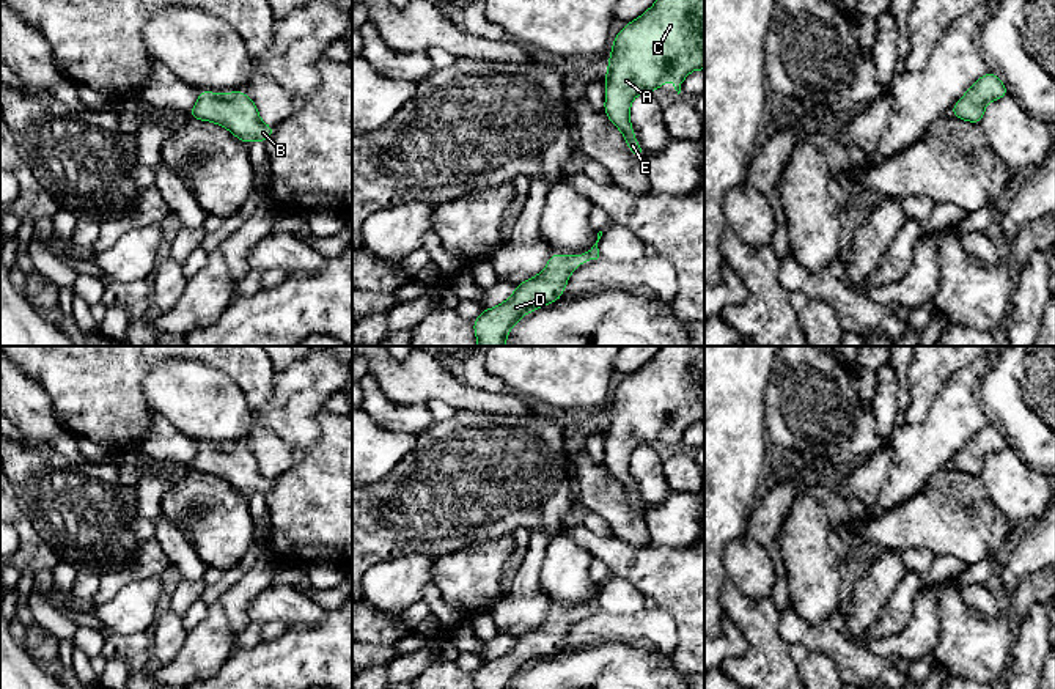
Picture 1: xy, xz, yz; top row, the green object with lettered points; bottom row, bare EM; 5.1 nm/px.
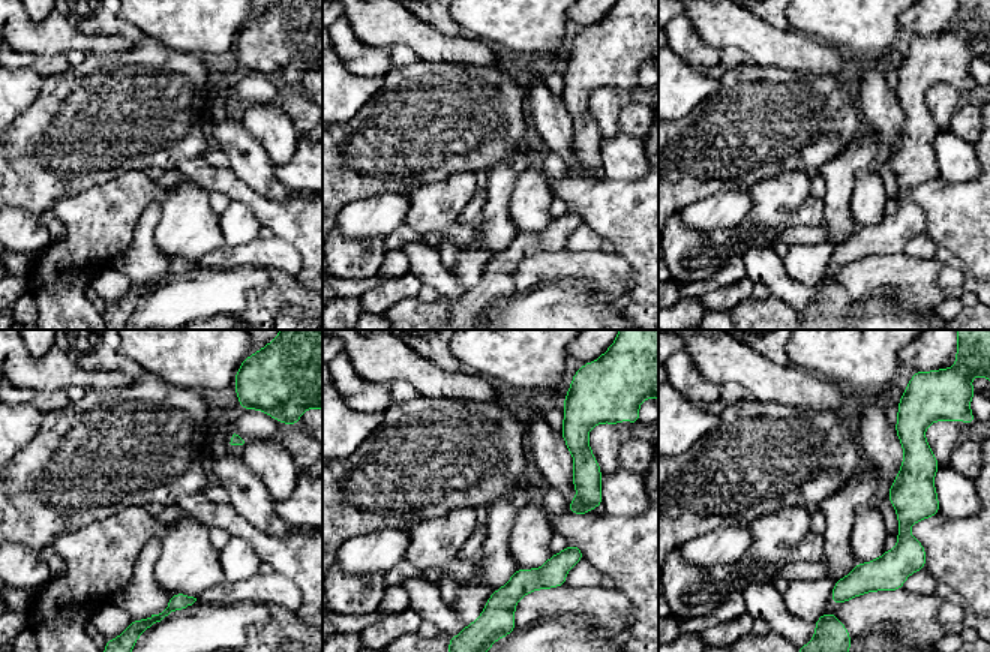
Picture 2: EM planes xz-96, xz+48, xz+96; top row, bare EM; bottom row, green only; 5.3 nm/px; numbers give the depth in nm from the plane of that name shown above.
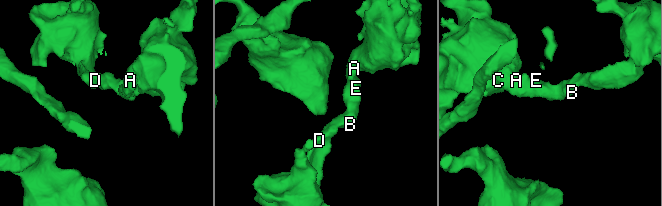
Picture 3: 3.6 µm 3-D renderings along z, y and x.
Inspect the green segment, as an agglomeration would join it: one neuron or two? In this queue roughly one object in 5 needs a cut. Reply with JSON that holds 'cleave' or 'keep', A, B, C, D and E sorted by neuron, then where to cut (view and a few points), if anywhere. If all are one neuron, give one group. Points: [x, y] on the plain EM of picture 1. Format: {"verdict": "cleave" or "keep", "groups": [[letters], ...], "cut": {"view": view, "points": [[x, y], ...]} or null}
{"verdict": "keep", "groups": [["A", "B", "C", "D", "E"]], "cut": null}

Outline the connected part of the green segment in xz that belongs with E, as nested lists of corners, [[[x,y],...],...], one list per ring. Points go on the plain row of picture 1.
[[[662,346],[645,367],[627,374],[616,387],[604,433],[604,464],[623,485],[635,510],[645,510],[645,502],[635,494],[629,472],[632,451],[640,445],[662,440],[668,428],[673,429],[673,439],[679,447],[684,429],[693,422],[704,422],[704,346]]]

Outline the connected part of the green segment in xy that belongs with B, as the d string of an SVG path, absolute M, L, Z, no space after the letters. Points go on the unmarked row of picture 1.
M198 444L198 453L187 470L220 477L247 497L255 492L266 494L275 483L261 473L255 455L244 444Z

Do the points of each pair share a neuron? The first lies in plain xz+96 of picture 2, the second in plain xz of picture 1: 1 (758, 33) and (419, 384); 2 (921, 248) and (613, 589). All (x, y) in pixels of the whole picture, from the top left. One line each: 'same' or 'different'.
1: same
2: same

